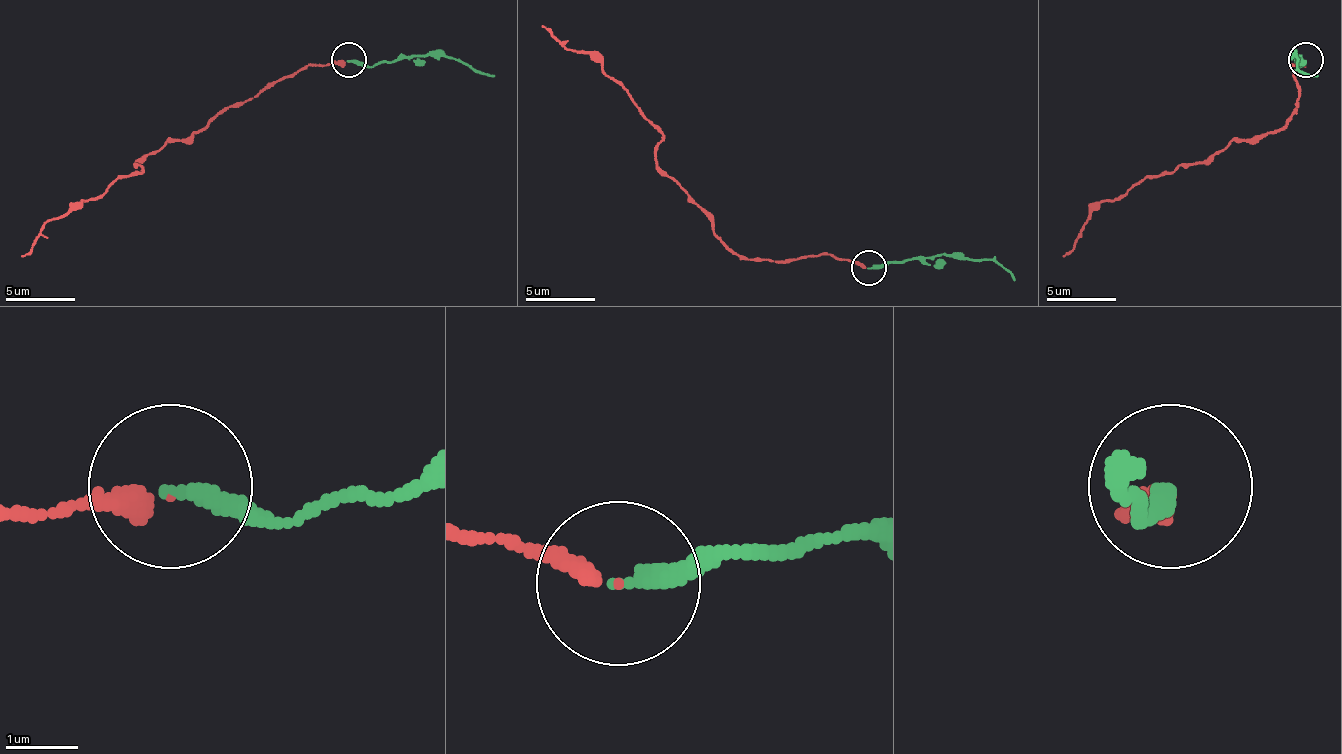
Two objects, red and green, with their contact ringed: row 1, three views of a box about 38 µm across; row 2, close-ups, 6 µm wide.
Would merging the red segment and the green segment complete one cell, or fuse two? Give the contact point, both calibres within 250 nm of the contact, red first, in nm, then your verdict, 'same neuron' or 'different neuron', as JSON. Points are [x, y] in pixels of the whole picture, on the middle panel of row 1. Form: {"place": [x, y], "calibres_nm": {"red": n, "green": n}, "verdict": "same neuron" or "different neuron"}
{"place": [869, 268], "calibres_nm": {"red": 240, "green": 240}, "verdict": "same neuron"}

